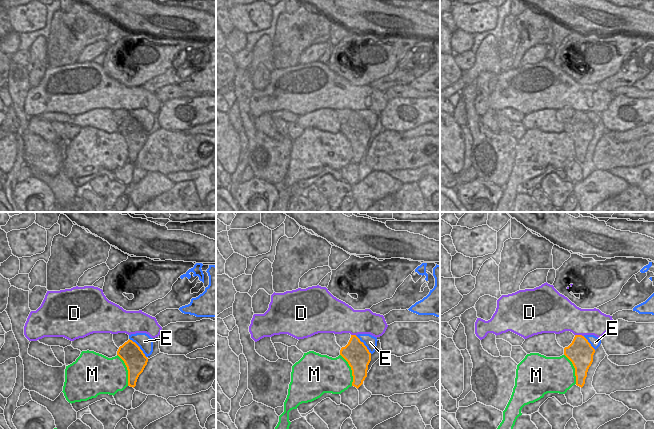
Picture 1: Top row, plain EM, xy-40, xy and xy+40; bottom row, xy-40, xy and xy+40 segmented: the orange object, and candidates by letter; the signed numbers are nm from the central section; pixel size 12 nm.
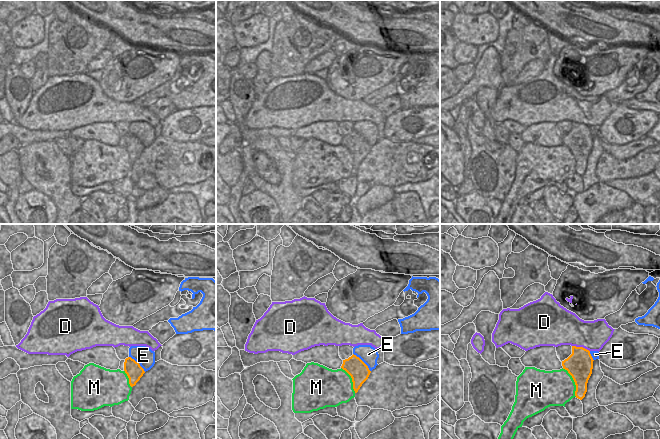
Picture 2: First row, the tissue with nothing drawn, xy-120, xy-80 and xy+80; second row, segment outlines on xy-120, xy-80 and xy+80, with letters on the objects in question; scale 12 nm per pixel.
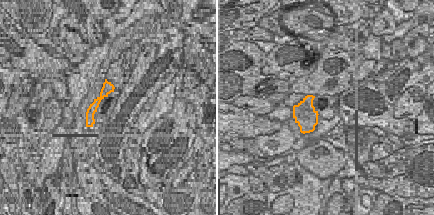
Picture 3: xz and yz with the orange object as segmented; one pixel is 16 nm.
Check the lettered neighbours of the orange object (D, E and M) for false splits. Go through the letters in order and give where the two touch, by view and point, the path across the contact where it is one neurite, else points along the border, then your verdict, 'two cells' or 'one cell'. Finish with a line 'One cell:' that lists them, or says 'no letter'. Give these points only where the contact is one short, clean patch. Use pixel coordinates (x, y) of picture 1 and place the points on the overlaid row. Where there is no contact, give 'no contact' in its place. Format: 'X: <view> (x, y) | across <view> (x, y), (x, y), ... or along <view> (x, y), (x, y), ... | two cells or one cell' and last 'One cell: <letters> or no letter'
D: xy+40 (579, 335) | two cells
E: xy-40 (139, 347) | along xy-40 (129, 338), (146, 357) | two cells
M: xy-40 (127, 369) | two cells
One cell: no letter

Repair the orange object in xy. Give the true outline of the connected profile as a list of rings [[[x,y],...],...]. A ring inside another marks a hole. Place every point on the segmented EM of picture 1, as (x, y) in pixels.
[[[351,335],[348,344],[341,348],[340,355],[351,367],[353,376],[352,386],[358,389],[367,377],[371,353],[356,335]]]

